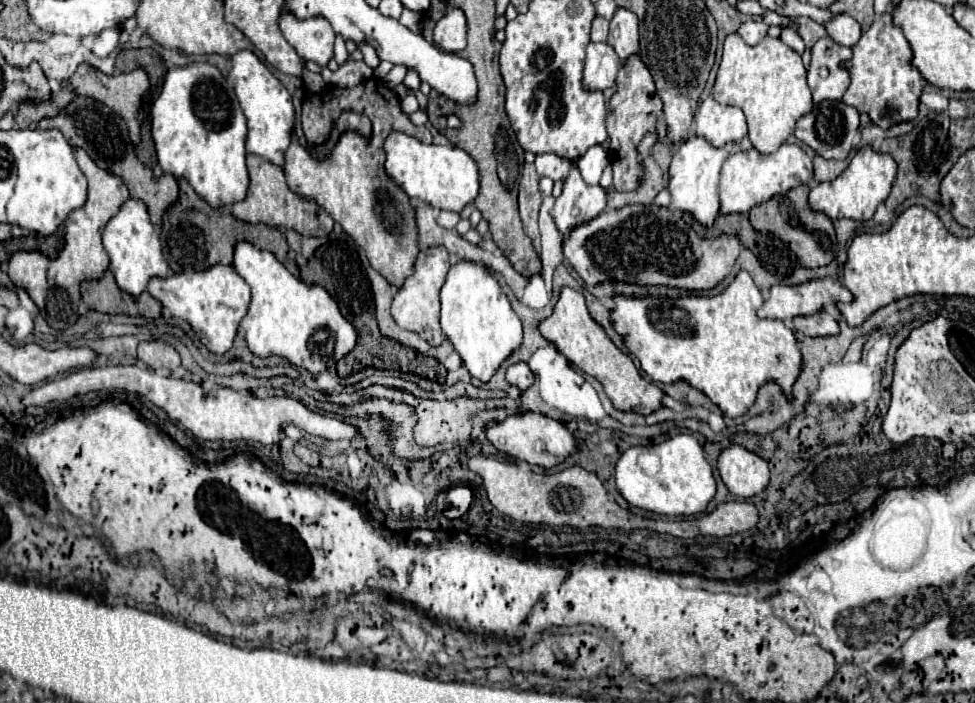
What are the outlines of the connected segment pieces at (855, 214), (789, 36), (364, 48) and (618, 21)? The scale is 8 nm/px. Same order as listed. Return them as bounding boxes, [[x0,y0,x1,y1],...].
[[810,147,896,221],[780,29,804,53],[358,43,380,69],[606,9,638,63]]

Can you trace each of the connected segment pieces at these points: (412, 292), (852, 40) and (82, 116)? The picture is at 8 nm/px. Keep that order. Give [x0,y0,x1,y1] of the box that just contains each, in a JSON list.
[[392,247,450,347],[826,15,862,47],[38,97,178,225]]

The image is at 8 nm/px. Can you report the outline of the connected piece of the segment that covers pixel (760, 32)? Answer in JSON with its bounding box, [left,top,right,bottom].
[738,21,768,45]

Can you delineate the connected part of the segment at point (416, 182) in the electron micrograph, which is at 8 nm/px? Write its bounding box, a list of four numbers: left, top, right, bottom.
[384,131,480,213]

